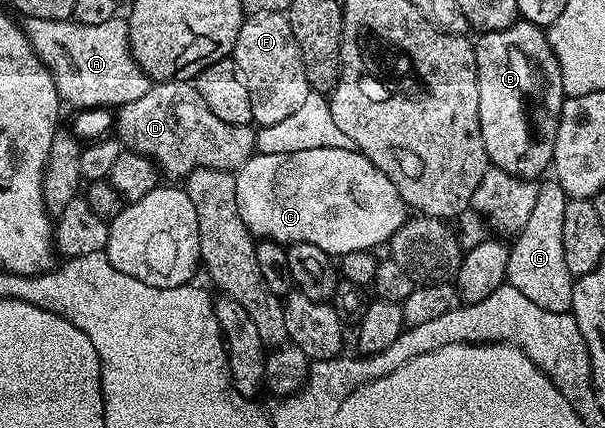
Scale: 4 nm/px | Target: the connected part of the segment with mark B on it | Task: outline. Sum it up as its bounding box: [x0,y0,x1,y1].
[474,18,565,181]

